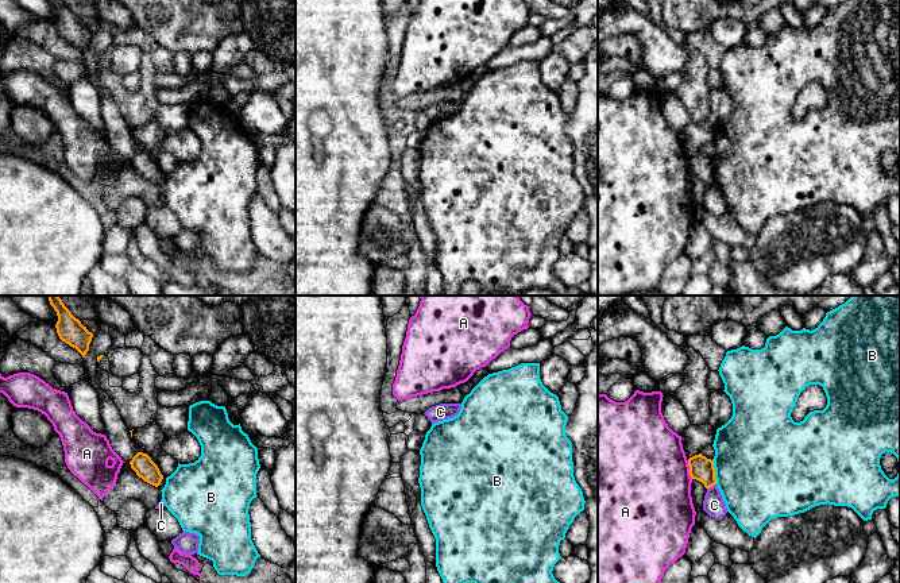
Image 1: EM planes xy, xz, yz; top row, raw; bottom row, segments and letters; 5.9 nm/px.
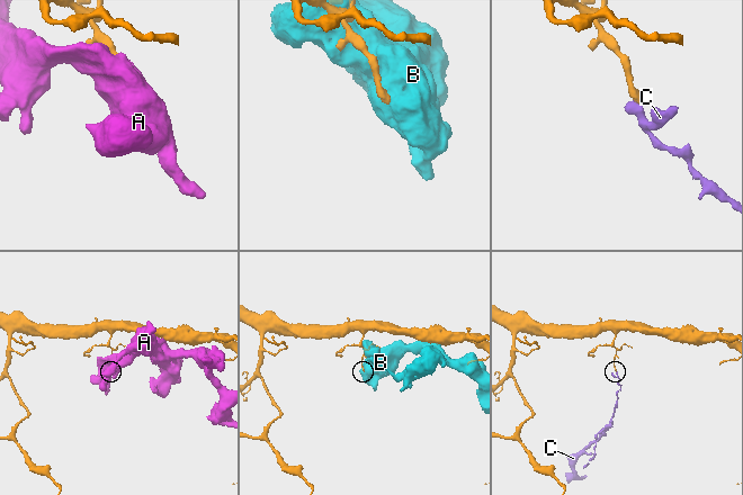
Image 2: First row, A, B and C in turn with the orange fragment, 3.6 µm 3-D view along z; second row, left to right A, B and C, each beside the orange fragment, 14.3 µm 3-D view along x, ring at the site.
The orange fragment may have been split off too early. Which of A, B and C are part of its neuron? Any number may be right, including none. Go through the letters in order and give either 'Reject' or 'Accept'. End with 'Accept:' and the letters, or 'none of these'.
A: Reject
B: Reject
C: Reject
Accept: none of these

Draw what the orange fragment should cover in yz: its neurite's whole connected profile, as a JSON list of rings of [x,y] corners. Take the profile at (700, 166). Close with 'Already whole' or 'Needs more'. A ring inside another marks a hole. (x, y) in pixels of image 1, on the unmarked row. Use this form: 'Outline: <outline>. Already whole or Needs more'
Outline: [[[702,151],[688,157],[690,173],[704,182],[706,186],[716,182],[714,159]]]. Already whole

